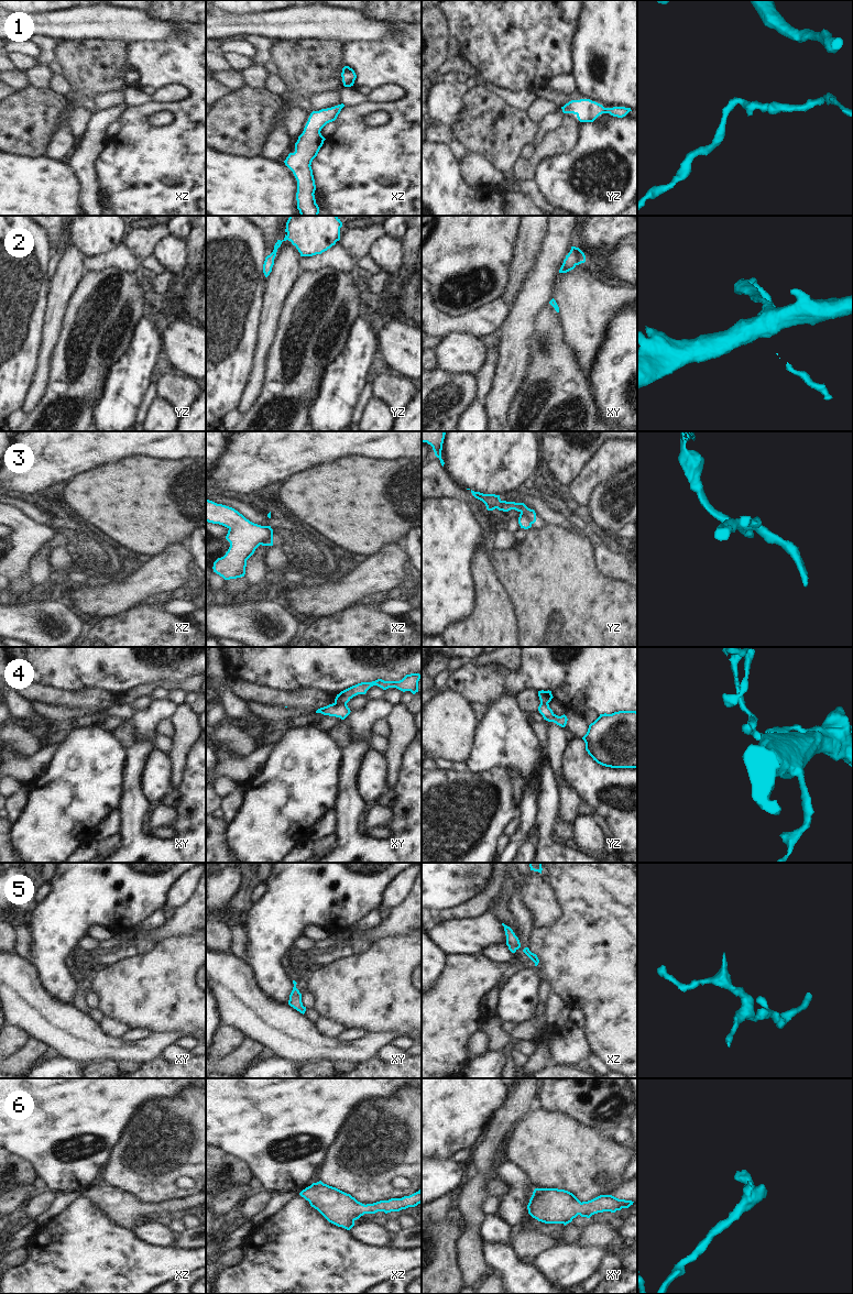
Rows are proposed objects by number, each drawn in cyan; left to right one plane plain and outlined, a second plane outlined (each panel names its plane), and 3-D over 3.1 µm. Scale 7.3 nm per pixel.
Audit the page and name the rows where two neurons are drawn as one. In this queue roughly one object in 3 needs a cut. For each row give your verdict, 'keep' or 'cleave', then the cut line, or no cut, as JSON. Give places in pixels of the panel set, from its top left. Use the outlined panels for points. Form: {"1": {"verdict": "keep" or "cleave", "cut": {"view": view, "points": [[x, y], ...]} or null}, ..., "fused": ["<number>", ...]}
{"1": {"verdict": "keep", "cut": null}, "2": {"verdict": "keep", "cut": null}, "3": {"verdict": "cleave", "cut": {"view": "yz", "points": [[521, 512], [525, 513], [532, 523]]}}, "4": {"verdict": "cleave", "cut": {"view": "xy", "points": [[335, 701], [346, 703]]}}, "5": {"verdict": "keep", "cut": null}, "6": {"verdict": "keep", "cut": null}, "fused": ["3", "4"]}

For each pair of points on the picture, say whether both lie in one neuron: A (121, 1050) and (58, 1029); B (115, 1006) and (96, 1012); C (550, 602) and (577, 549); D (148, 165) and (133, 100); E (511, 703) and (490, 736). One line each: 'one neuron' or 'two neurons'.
A: one neuron
B: two neurons
C: one neuron
D: two neurons
E: one neuron

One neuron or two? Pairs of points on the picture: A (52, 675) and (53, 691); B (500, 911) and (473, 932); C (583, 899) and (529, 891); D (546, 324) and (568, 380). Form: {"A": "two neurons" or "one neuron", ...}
{"A": "two neurons", "B": "two neurons", "C": "two neurons", "D": "one neuron"}

